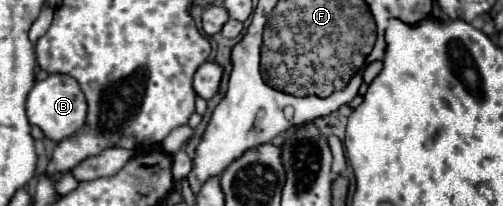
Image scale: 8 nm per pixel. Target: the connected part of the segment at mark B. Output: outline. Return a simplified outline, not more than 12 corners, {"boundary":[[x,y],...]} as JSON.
{"boundary":[[61,73],[37,81],[27,117],[61,141],[83,127],[87,101]]}

